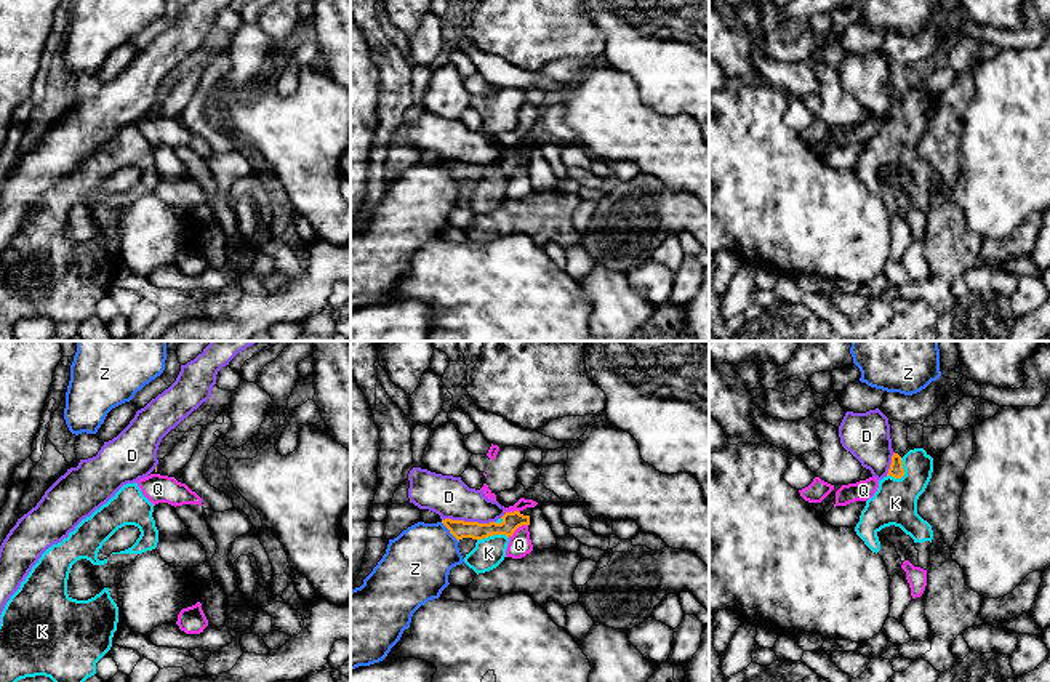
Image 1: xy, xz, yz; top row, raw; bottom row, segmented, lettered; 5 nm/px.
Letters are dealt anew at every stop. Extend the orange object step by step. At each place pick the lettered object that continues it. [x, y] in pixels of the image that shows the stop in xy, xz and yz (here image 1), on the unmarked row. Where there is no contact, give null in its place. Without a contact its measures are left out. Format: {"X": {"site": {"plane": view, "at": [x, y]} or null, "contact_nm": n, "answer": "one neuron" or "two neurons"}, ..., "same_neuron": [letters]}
{"D": {"site": {"plane": "xz", "at": [469, 164]}, "contact_nm": 280, "answer": "two neurons"}, "K": {"site": {"plane": "yz", "at": [903, 116]}, "contact_nm": 120, "answer": "one neuron"}, "Q": {"site": {"plane": "xz", "at": [517, 168]}, "contact_nm": 120, "answer": "two neurons"}, "Z": {"site": {"plane": "xz", "at": [450, 173]}, "contact_nm": 140, "answer": "two neurons"}, "same_neuron": ["K"]}

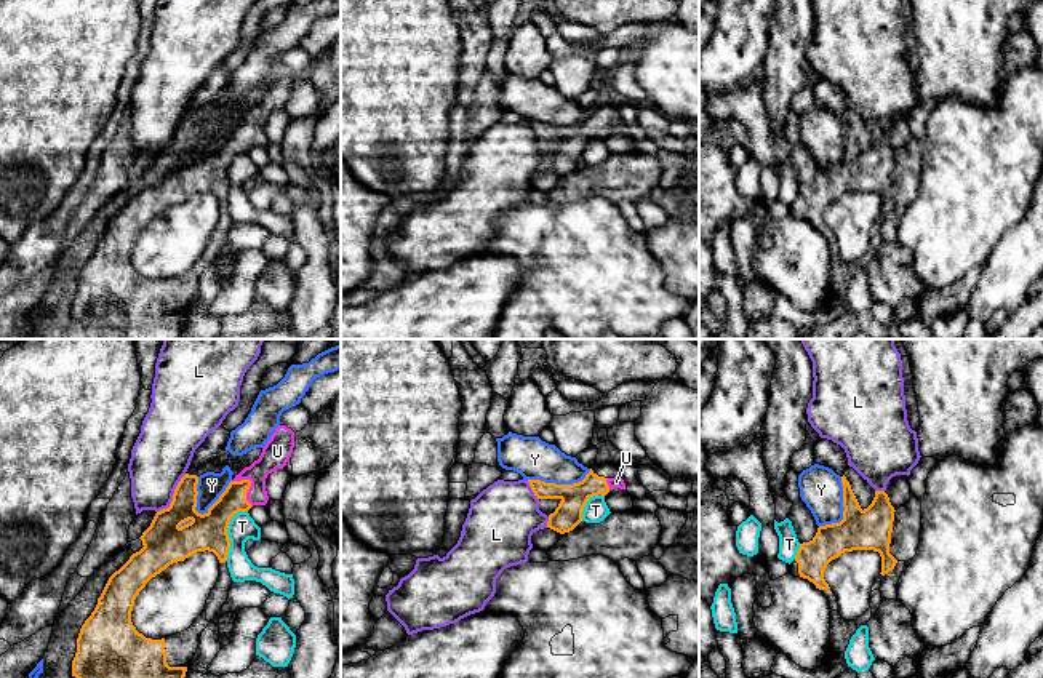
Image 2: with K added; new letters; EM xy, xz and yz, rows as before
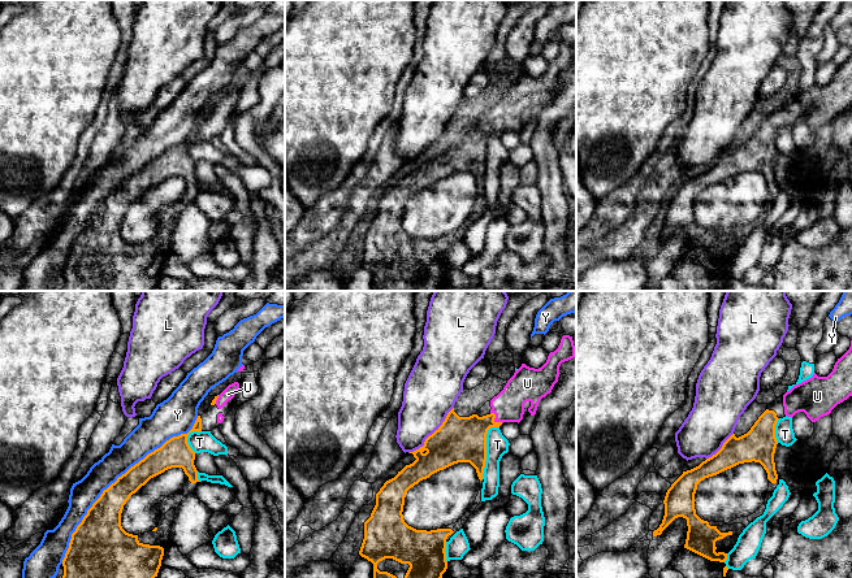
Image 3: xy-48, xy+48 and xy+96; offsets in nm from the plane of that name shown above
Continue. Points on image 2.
{"L": {"site": {"plane": "xy", "at": [173, 138]}, "contact_nm": 240, "answer": "two neurons"}, "T": {"site": {"plane": "xy", "at": [226, 173]}, "contact_nm": 280, "answer": "two neurons"}, "U": {"site": {"plane": "xy", "at": [250, 127]}, "contact_nm": 170, "answer": "one neuron"}, "Y": {"site": {"plane": "xy", "at": [215, 144]}, "contact_nm": 240, "answer": "two neurons"}, "same_neuron": ["U"]}

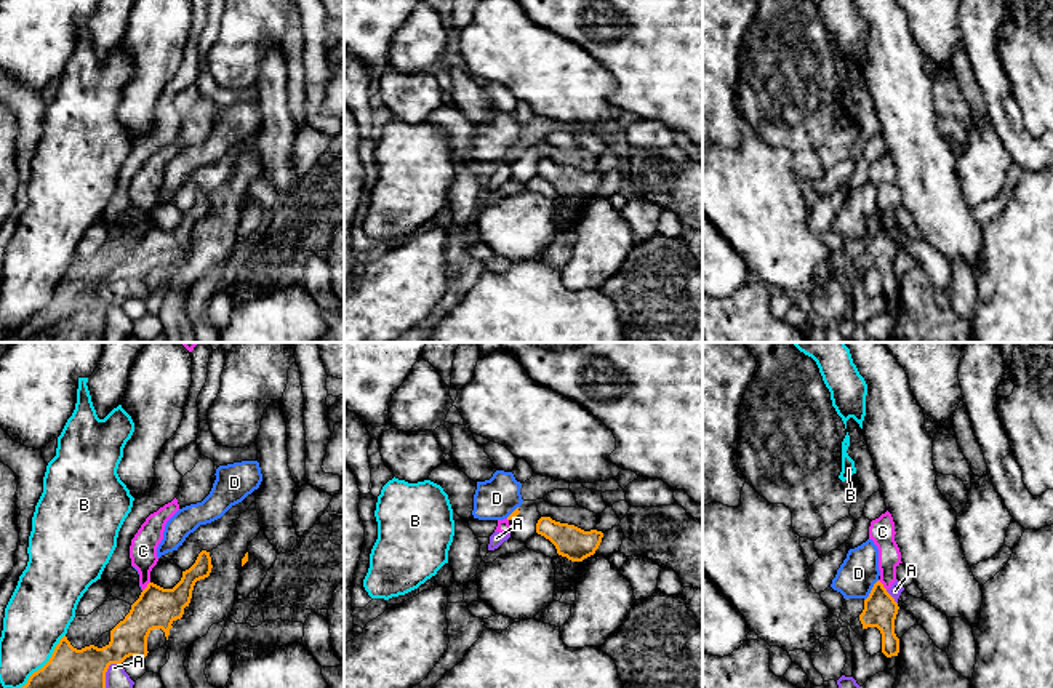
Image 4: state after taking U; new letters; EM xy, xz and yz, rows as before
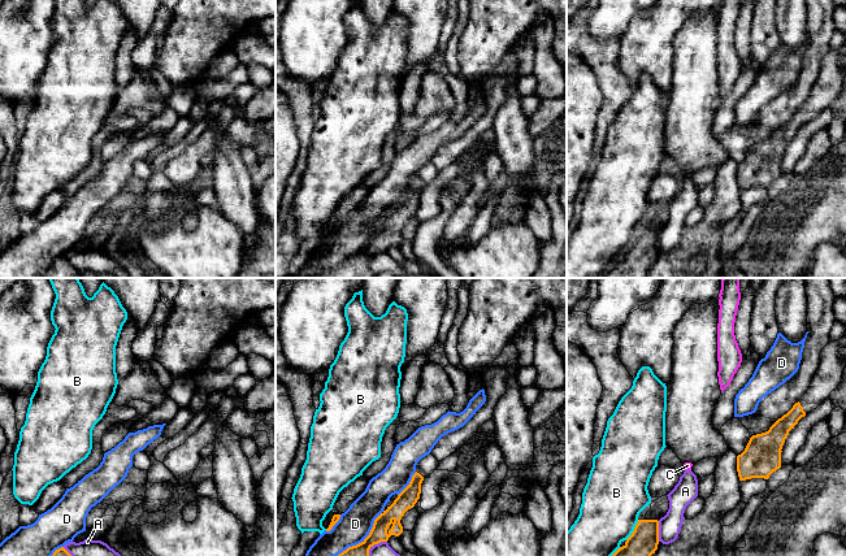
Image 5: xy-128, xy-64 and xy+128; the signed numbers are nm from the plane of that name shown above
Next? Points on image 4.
{"A": {"site": {"plane": "yz", "at": [892, 239]}, "contact_nm": 100, "answer": "two neurons"}, "B": {"site": {"plane": "xy", "at": [44, 308]}, "contact_nm": 400, "answer": "two neurons"}, "C": {"site": {"plane": "xy", "at": [148, 228]}, "contact_nm": 70, "answer": "two neurons"}, "D": {"site": {"plane": "yz", "at": [871, 232]}, "contact_nm": 130, "answer": "two neurons"}, "same_neuron": []}

